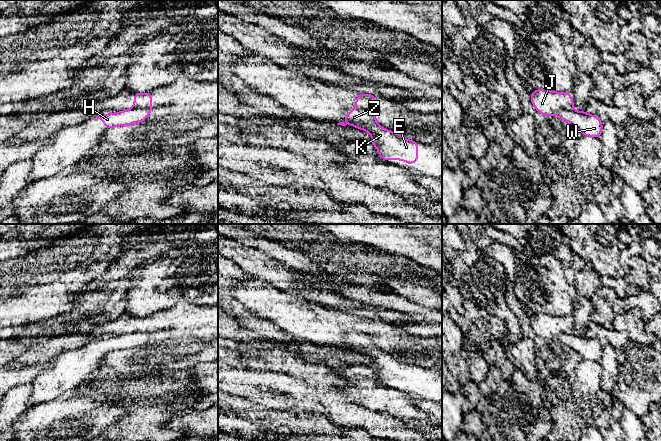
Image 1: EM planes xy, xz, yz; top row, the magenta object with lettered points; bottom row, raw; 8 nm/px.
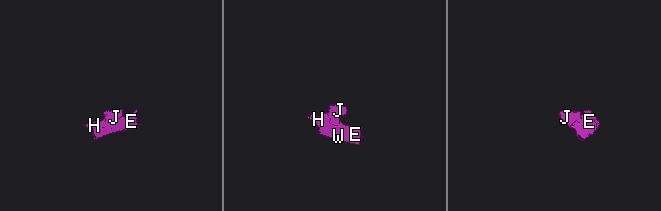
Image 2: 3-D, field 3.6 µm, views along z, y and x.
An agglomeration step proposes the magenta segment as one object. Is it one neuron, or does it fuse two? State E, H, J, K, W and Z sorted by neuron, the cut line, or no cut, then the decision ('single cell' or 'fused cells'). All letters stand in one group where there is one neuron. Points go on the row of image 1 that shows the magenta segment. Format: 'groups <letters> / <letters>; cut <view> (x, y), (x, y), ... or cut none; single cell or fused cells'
groups E H K W Z / J; cut xz (359, 108), (375, 122); fused cells

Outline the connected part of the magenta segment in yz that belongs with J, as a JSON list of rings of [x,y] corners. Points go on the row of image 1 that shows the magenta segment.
[[[538,89],[532,91],[530,100],[536,110],[546,117],[560,114],[564,110],[573,107],[574,98],[570,96],[570,92],[555,92],[550,90]]]

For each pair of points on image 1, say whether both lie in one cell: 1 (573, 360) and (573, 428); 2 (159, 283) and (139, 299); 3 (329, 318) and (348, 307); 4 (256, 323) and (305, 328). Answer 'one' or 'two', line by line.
1: two
2: one
3: two
4: two

